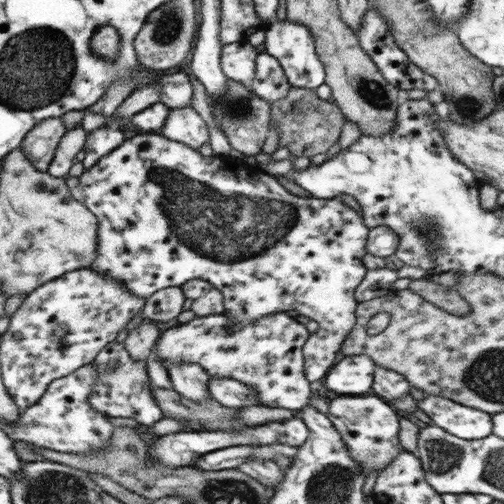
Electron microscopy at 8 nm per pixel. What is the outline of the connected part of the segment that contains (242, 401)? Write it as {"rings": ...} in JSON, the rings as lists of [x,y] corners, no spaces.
{"rings":[[[211,377],[208,390],[212,398],[226,407],[242,409],[260,404],[256,392],[248,384],[242,384],[240,380]]]}

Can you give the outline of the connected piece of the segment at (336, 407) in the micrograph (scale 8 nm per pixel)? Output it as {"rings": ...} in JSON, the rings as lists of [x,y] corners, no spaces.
{"rings":[[[360,394],[356,396],[331,396],[329,398],[329,419],[334,429],[346,442],[350,458],[360,466],[360,472],[364,477],[368,474],[380,474],[396,456],[405,450],[400,444],[398,435],[400,433],[399,416],[392,408],[390,402],[374,394]]]}

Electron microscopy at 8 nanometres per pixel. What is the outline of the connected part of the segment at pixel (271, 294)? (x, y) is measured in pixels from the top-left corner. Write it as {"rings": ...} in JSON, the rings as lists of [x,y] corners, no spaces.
{"rings":[[[148,132],[146,134],[135,135],[120,144],[118,148],[100,158],[94,166],[84,170],[80,176],[80,184],[84,189],[84,204],[87,208],[99,218],[99,252],[96,260],[88,266],[92,271],[106,273],[111,278],[115,278],[117,282],[123,284],[123,288],[127,288],[129,292],[148,299],[155,295],[157,291],[163,291],[164,288],[180,287],[192,279],[203,279],[208,282],[213,289],[217,289],[223,294],[224,314],[232,323],[240,323],[242,321],[254,321],[262,316],[271,315],[272,313],[296,310],[298,314],[307,316],[310,320],[318,322],[318,330],[309,334],[308,340],[302,347],[302,355],[304,359],[304,372],[306,378],[312,382],[325,378],[330,367],[335,365],[342,355],[340,353],[340,345],[344,343],[344,339],[348,333],[352,331],[354,323],[356,323],[356,307],[355,299],[356,288],[363,282],[368,269],[364,266],[363,258],[367,254],[366,240],[368,238],[370,227],[366,226],[363,218],[358,215],[356,210],[352,210],[339,198],[335,199],[318,199],[314,197],[298,197],[286,191],[278,182],[278,180],[264,174],[256,167],[256,182],[254,180],[240,180],[236,176],[236,172],[226,166],[220,158],[216,156],[204,157],[198,150],[189,148],[180,141],[168,140],[168,137],[158,132]]]}

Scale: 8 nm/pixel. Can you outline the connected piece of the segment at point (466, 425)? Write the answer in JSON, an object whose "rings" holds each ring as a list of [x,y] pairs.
{"rings":[[[426,394],[417,401],[417,408],[428,414],[436,427],[458,438],[476,440],[492,434],[492,415],[446,397]]]}

